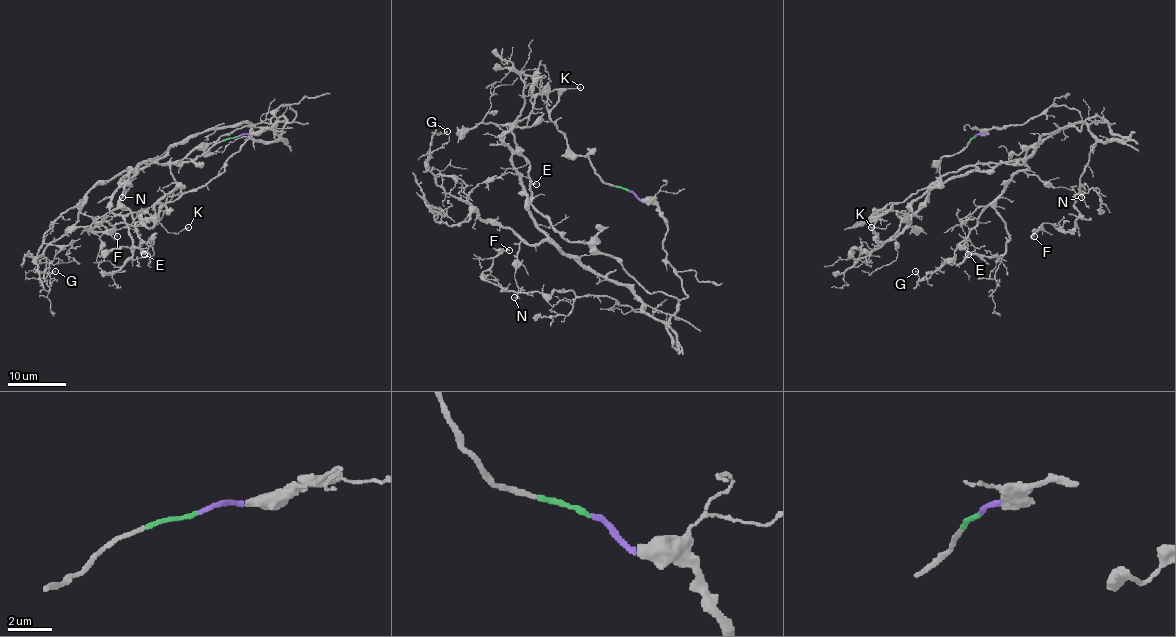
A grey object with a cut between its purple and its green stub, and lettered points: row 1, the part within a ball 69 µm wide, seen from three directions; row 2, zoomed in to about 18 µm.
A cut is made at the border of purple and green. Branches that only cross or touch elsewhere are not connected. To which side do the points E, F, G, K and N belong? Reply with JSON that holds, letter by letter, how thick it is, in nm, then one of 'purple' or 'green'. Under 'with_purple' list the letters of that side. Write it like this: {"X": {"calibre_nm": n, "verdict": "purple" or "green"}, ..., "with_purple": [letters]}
{"E": {"calibre_nm": 100, "verdict": "purple"}, "F": {"calibre_nm": 100, "verdict": "purple"}, "G": {"calibre_nm": 110, "verdict": "purple"}, "K": {"calibre_nm": 110, "verdict": "green"}, "N": {"calibre_nm": 110, "verdict": "purple"}, "with_purple": ["E", "F", "G", "N"]}

